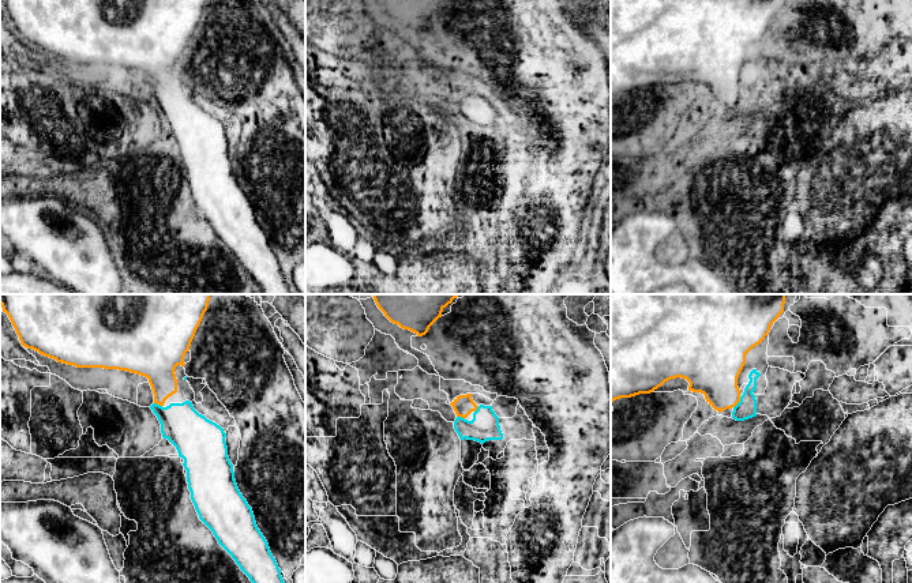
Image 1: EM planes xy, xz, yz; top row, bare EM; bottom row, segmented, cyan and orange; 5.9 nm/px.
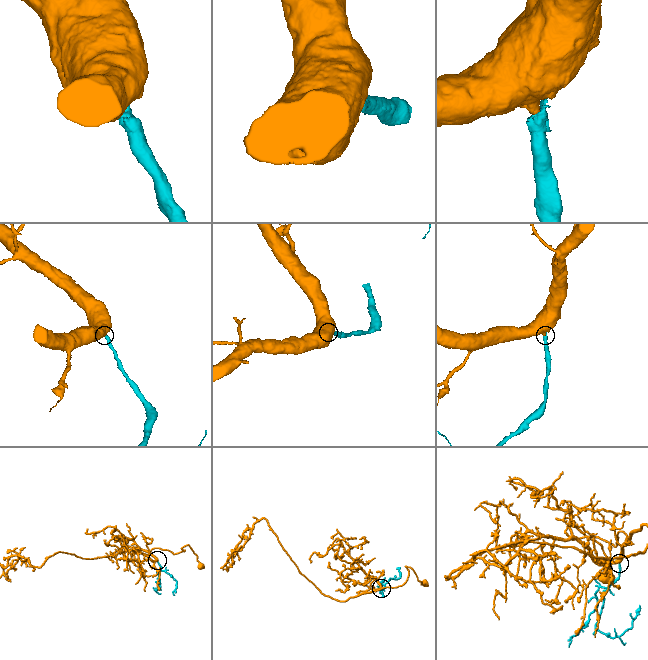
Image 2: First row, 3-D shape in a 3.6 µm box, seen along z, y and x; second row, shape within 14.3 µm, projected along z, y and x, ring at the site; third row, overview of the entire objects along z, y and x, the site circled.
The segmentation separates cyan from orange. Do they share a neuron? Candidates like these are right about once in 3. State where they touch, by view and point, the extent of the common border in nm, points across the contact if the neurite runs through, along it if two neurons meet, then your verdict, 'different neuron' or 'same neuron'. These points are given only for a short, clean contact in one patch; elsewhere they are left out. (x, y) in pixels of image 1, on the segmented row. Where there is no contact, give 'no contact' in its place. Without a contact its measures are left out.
meets cyan in yz at (739, 402); contact 80 nm long; runs through yz (746, 409), (739, 402), (717, 380), (712, 369); same neuron

